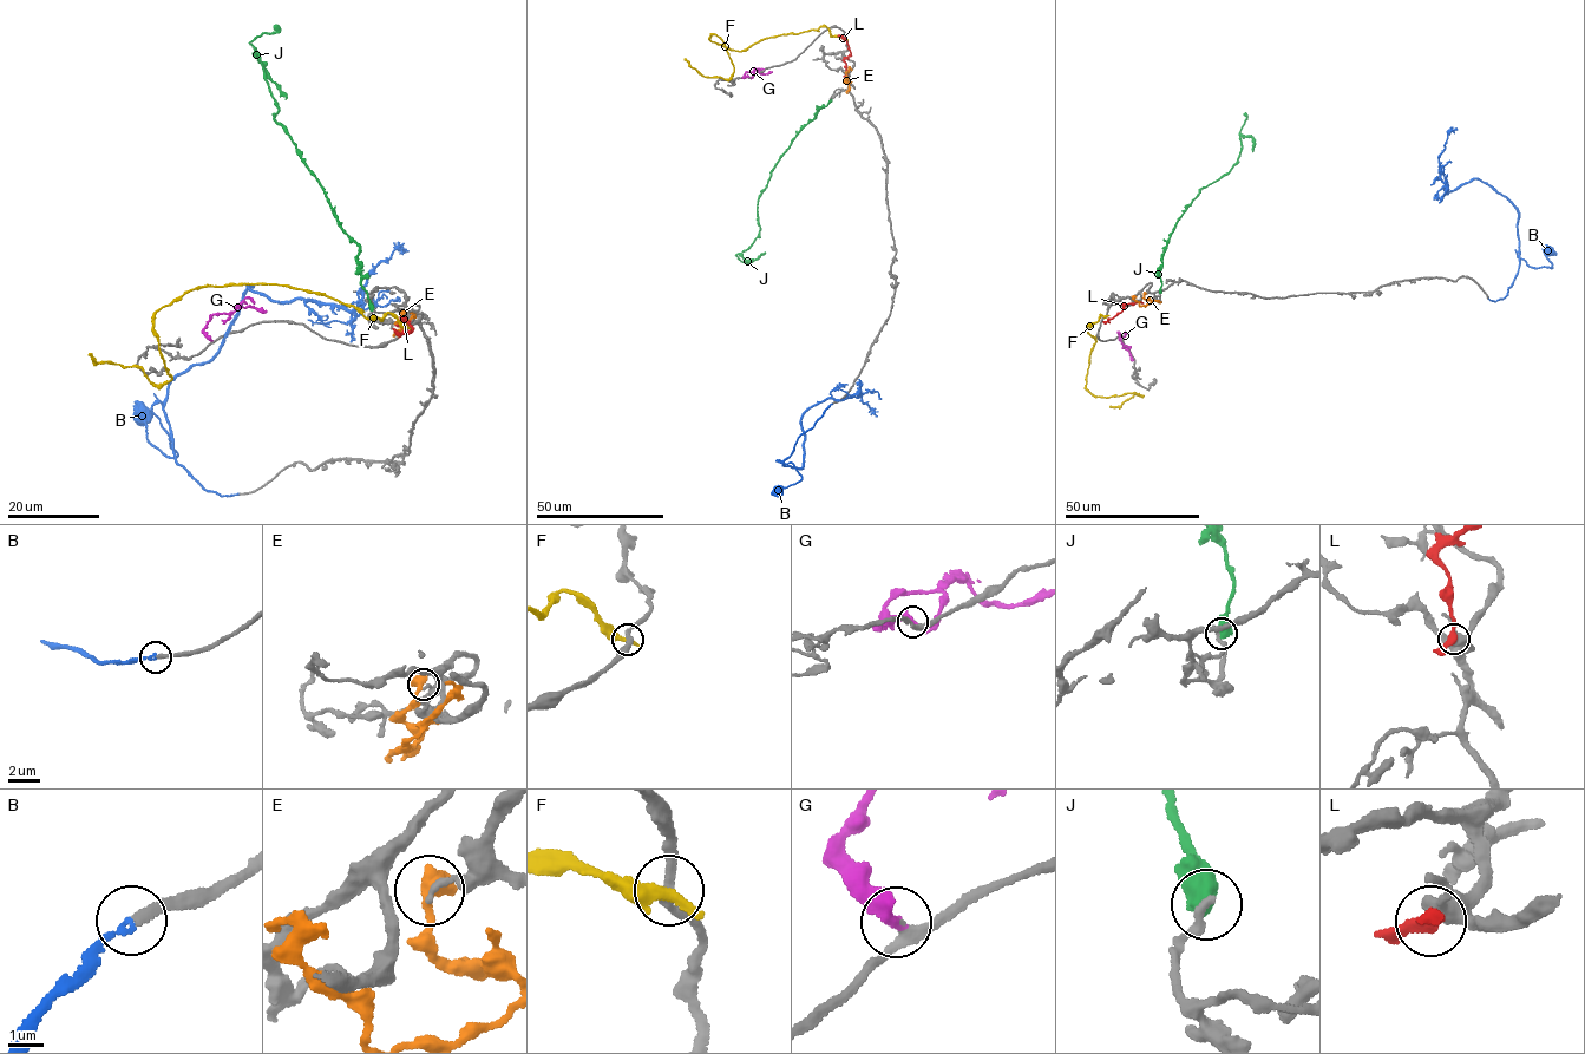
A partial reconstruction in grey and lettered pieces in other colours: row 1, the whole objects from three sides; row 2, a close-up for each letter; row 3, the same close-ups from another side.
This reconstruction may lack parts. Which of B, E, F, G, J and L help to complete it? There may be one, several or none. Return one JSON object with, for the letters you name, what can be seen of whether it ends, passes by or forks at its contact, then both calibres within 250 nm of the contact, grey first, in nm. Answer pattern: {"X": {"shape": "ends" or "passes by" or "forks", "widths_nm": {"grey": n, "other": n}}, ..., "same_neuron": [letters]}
{"B": {"shape": "ends", "widths_nm": {"grey": 240, "other": 150}}, "G": {"shape": "ends", "widths_nm": {"grey": 240, "other": 360}}, "same_neuron": ["B", "G"]}

